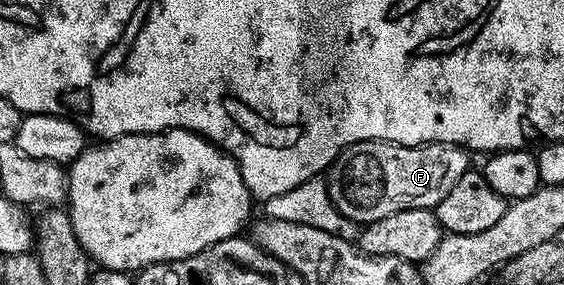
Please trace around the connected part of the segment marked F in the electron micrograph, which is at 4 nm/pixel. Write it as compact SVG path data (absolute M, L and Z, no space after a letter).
M356 142L345 148L328 167L328 195L334 208L357 224L382 220L382 216L403 210L431 210L446 200L446 192L450 192L450 188L454 188L454 184L458 184L458 180L462 180L464 173L470 169L468 158L469 151L464 147L447 146L445 142L425 142L422 146L399 146L396 142Z

